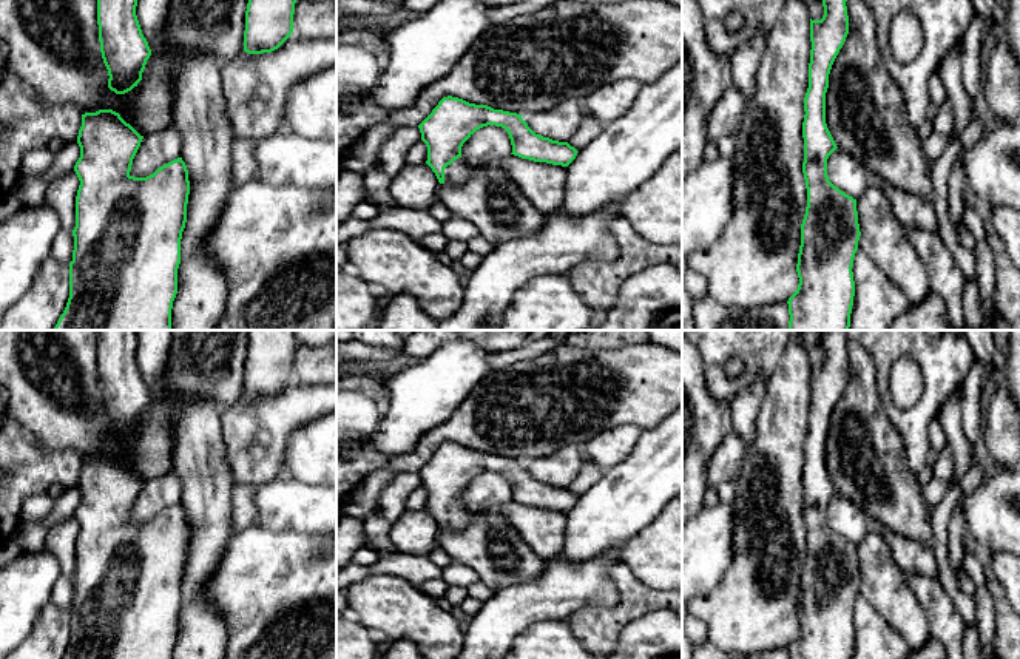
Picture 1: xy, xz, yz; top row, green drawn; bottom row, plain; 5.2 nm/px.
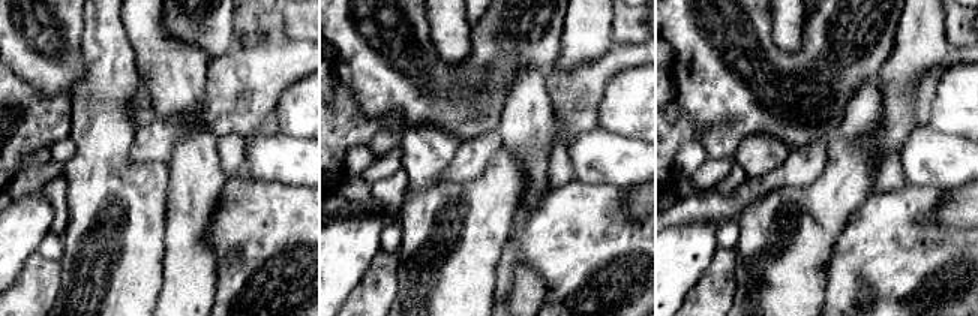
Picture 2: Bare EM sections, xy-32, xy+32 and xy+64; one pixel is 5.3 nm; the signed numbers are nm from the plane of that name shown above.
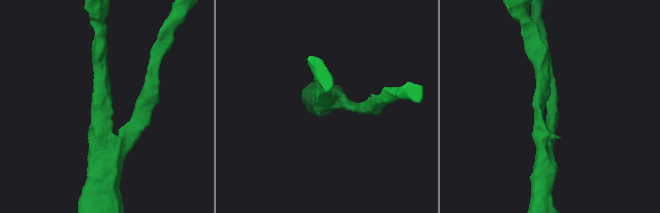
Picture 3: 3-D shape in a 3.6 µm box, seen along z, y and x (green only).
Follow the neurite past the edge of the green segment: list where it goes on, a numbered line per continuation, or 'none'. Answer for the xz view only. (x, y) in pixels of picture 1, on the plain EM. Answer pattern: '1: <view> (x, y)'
1: xz (455, 519)

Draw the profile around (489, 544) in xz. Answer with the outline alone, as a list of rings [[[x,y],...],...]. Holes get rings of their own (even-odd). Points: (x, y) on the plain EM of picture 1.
[[[500,506],[471,514],[458,532],[440,529],[437,543],[471,566],[494,593],[529,582],[546,568],[546,560],[522,539]]]

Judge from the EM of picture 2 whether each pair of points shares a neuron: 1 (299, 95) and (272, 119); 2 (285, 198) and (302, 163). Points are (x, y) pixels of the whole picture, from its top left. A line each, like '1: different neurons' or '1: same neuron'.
1: different neurons
2: different neurons

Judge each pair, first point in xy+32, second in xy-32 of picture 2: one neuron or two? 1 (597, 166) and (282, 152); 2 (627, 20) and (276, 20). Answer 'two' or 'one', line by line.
1: one
2: two

